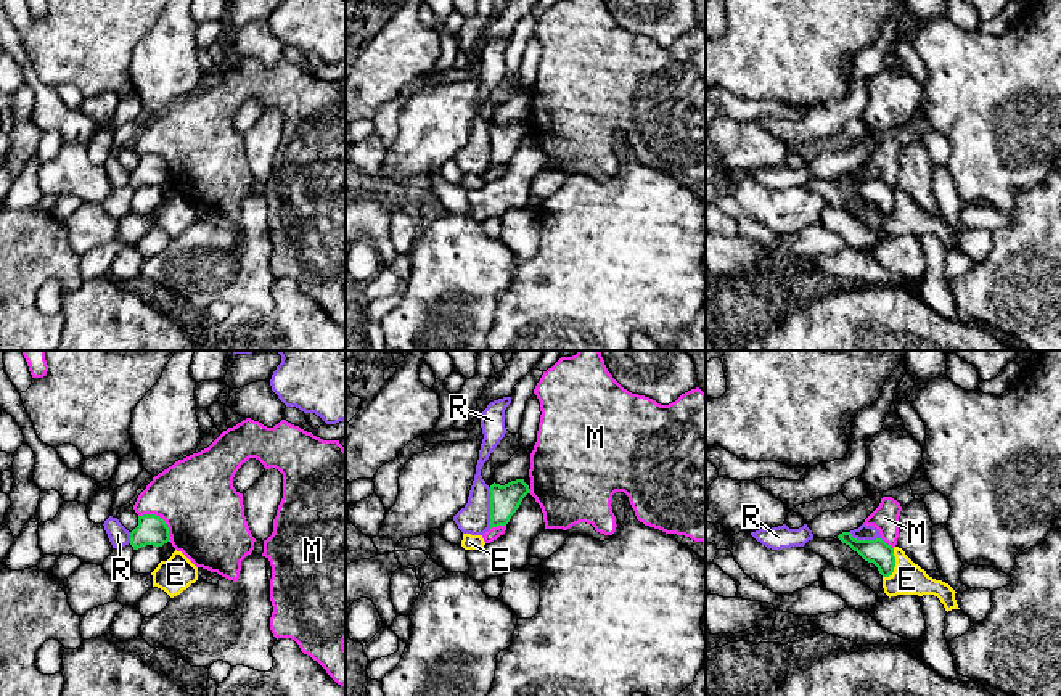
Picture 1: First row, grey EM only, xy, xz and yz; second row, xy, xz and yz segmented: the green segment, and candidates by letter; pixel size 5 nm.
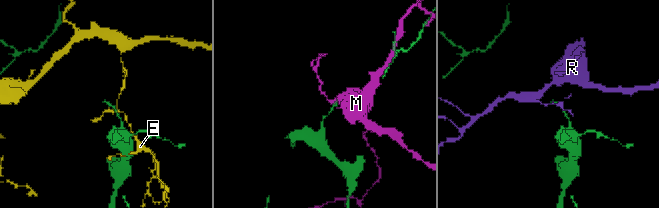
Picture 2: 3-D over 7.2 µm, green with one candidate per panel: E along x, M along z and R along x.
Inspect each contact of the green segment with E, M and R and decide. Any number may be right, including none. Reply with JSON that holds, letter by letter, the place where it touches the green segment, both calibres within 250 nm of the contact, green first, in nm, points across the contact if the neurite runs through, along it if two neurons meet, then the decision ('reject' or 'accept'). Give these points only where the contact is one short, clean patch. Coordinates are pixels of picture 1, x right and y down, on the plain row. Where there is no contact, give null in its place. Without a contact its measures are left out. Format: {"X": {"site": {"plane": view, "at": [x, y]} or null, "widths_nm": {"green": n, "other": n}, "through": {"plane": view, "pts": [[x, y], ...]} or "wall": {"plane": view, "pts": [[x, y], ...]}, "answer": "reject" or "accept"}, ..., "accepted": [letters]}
{"E": {"site": {"plane": "yz", "at": [894, 204]}, "widths_nm": {"green": 120, "other": 160}, "answer": "reject"}, "M": {"site": {"plane": "xy", "at": [161, 158]}, "widths_nm": {"green": 150, "other": 400}, "wall": {"plane": "xy", "pts": [[139, 155], [158, 155], [164, 161], [171, 180]]}, "answer": "reject"}, "R": {"site": {"plane": "xz", "at": [491, 148]}, "widths_nm": {"green": 150, "other": 160}, "answer": "reject"}, "accepted": []}

